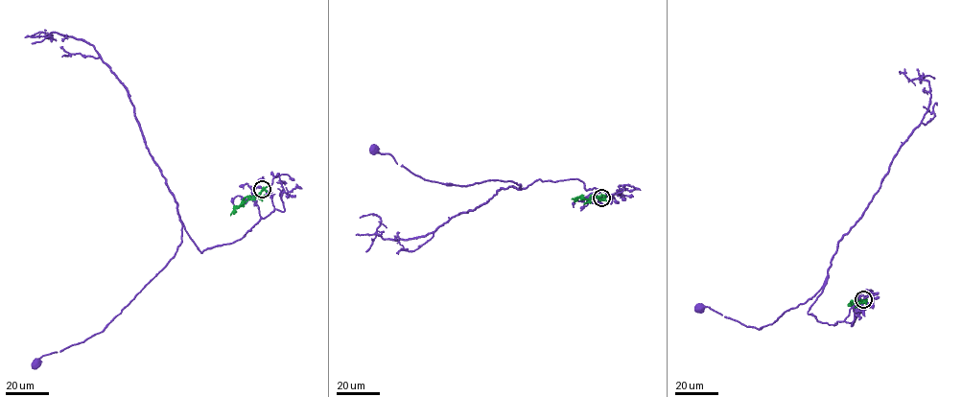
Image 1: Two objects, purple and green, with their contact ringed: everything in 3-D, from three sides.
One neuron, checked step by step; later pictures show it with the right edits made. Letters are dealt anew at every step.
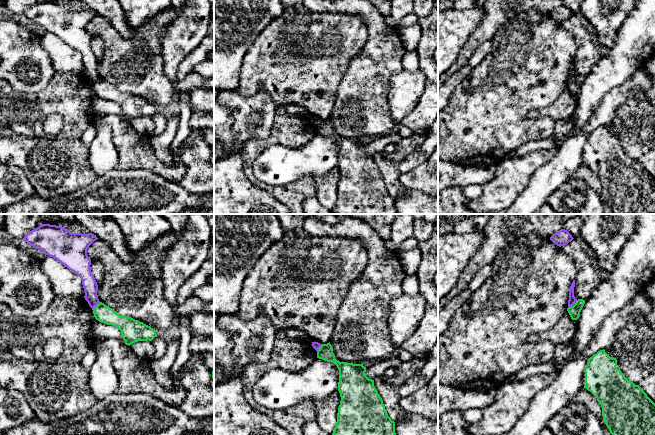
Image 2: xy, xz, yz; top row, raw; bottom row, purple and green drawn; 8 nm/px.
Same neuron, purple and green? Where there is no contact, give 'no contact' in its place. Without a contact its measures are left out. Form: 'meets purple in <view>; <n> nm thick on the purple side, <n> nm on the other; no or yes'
meets purple in yz; 70 nm thick on the purple side, 100 nm on the other; no

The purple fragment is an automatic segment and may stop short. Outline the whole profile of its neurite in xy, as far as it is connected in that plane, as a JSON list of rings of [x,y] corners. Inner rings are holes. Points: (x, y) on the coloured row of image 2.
[[[50,224],[40,225],[23,238],[25,242],[41,250],[45,255],[53,257],[81,278],[84,298],[92,309],[100,301],[97,296],[98,285],[91,272],[91,259],[87,255],[87,250],[97,239],[92,233],[72,233],[64,227]]]

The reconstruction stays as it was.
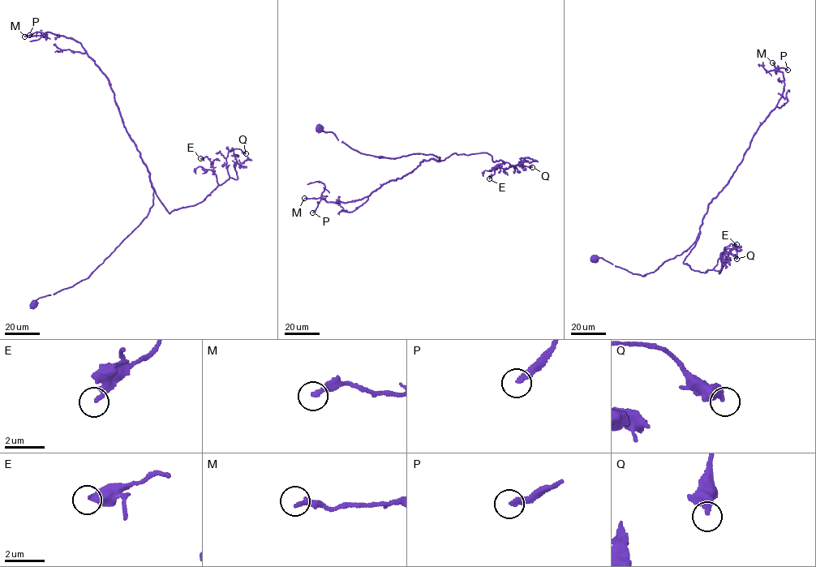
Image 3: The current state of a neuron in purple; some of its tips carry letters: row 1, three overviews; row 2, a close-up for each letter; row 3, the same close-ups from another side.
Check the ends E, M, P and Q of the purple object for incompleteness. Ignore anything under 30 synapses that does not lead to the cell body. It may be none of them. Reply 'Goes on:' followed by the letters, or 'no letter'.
Goes on: no letter

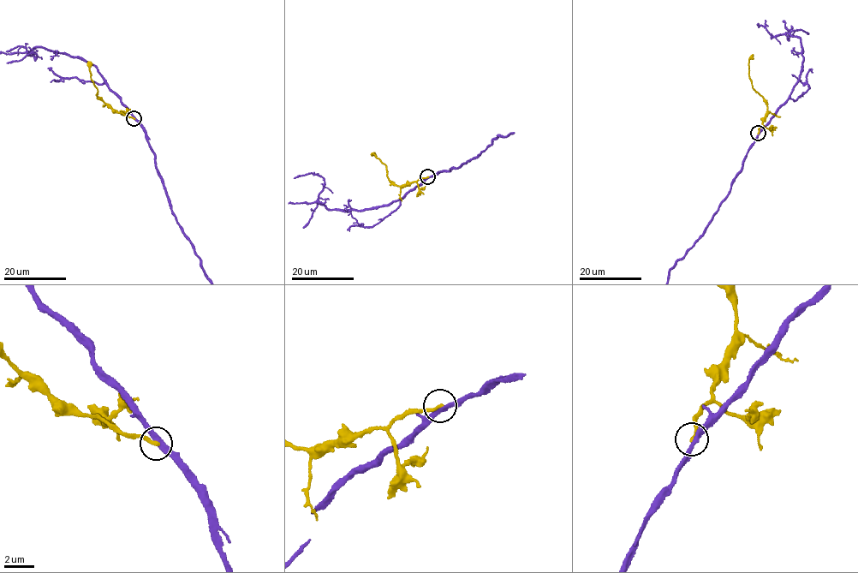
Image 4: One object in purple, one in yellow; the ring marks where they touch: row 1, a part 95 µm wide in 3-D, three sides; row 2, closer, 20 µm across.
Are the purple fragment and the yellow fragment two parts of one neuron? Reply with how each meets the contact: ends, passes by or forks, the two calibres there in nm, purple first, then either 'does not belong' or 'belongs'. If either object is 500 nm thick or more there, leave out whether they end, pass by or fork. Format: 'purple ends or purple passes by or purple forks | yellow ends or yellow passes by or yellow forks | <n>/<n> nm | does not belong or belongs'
purple passes by | yellow ends | 360/240 nm | does not belong

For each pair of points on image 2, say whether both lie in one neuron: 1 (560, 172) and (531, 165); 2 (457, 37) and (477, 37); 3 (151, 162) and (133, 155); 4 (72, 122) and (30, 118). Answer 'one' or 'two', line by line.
1: two
2: two
3: one
4: one

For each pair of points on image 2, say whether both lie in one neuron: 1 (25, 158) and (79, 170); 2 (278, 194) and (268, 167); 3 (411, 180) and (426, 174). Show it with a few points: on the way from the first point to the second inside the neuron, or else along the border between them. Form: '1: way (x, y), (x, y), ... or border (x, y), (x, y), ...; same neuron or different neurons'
1: way (38, 158), (66, 169); same neuron
2: border (254, 174), (259, 180), (275, 185), (298, 180); different neurons
3: way (415, 180), (422, 178); same neuron

